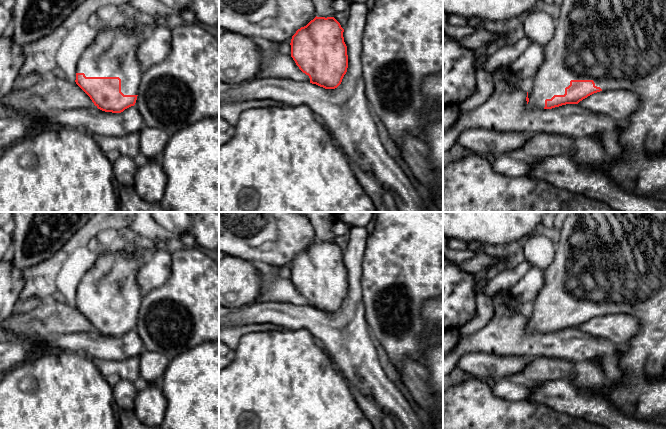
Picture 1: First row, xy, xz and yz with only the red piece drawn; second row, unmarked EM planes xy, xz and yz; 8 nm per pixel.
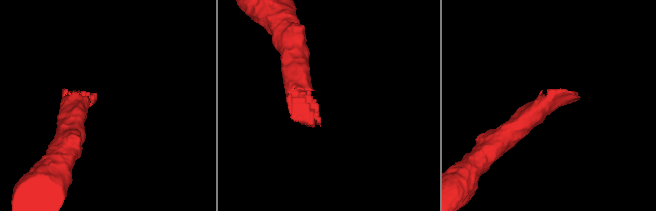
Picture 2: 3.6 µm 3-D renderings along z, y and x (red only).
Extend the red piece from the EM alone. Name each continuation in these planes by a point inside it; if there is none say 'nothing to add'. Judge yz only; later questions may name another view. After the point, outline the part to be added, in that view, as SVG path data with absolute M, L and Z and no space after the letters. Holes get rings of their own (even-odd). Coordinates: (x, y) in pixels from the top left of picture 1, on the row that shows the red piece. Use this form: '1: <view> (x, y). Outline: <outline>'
1: yz (619, 44). Outline: M563 0L563 3L557 8L557 12L555 14L556 18L556 27L555 33L552 39L544 45L545 59L543 64L540 66L539 70L535 74L535 76L528 82L528 98L529 107L535 108L543 108L545 107L545 100L551 99L554 95L564 95L565 88L570 85L571 80L593 80L595 86L600 87L602 90L629 90L635 94L637 94L640 98L640 107L633 112L625 122L620 123L622 128L619 133L619 142L623 148L624 154L617 161L611 161L607 158L607 161L602 166L594 166L599 168L610 180L613 182L625 186L627 189L633 190L640 196L643 197L651 197L651 198L666 198L666 155L663 154L663 149L666 144L666 0Z

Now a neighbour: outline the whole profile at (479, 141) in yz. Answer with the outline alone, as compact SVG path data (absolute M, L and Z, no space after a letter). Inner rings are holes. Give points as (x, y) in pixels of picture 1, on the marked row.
M471 128L463 131L457 138L457 143L472 153L484 156L493 154L499 157L521 148L529 133L501 132L482 128Z

